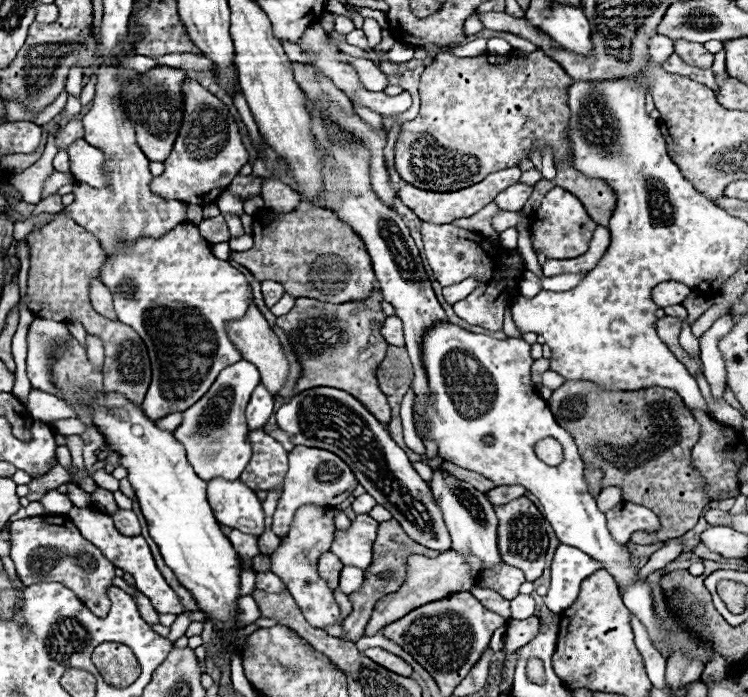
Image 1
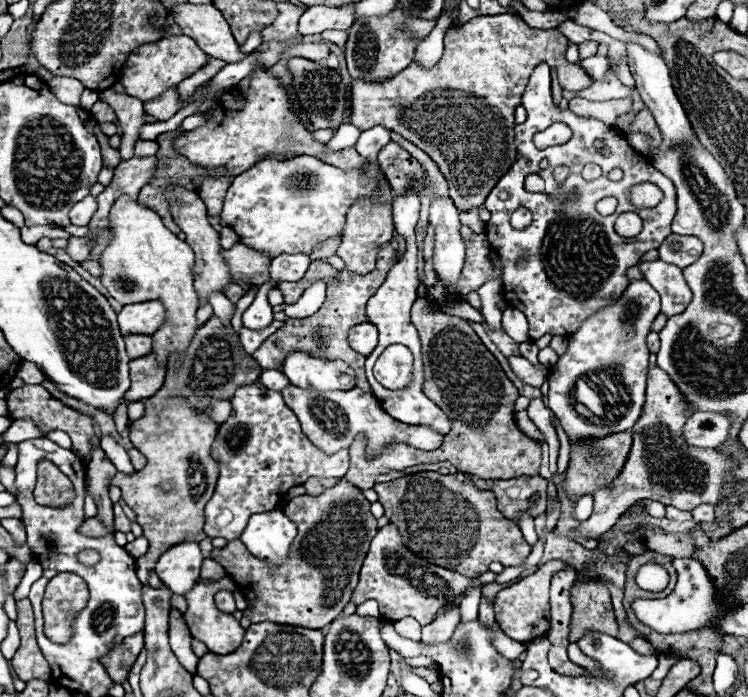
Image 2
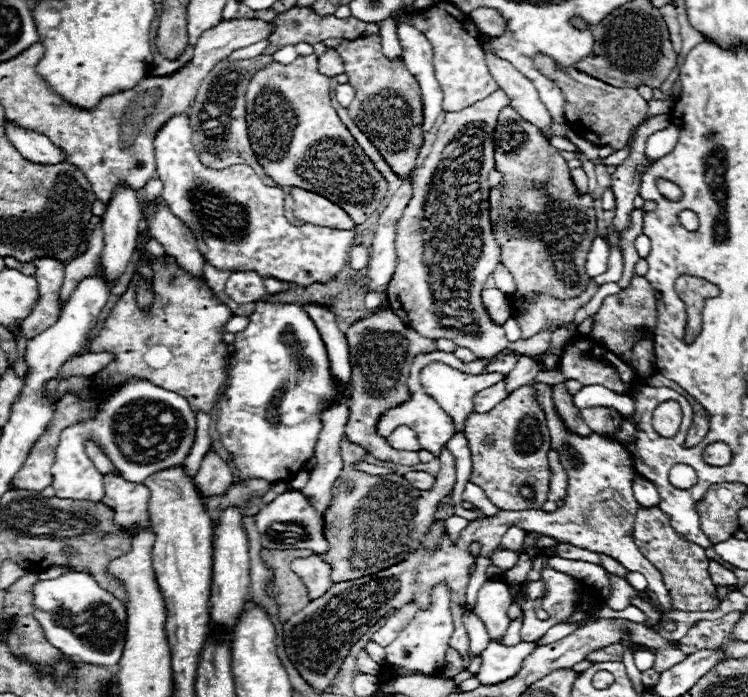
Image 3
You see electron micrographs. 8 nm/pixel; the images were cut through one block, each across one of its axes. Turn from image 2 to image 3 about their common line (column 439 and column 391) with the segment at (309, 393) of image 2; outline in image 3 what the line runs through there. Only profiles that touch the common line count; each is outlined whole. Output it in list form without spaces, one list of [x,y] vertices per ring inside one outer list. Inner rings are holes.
[[[398,426],[390,436],[388,436],[388,444],[392,448],[398,448],[398,450],[420,450],[420,444],[418,444],[418,436],[412,428],[408,426]]]

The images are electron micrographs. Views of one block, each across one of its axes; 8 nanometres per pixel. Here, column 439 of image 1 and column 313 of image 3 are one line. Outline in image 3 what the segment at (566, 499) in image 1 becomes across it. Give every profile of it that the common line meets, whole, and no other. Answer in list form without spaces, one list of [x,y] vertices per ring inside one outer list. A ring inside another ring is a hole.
[[[266,294],[262,300],[256,300],[256,308],[254,308],[254,314],[250,316],[250,324],[244,332],[238,332],[236,334],[236,342],[232,344],[232,354],[228,356],[228,388],[224,390],[222,398],[218,400],[216,408],[218,408],[218,434],[220,434],[220,442],[224,444],[224,448],[232,454],[238,470],[240,470],[240,476],[242,478],[264,478],[268,482],[278,482],[278,480],[290,480],[294,474],[298,474],[304,464],[314,456],[314,444],[318,440],[318,434],[320,434],[320,428],[322,428],[322,422],[320,422],[320,414],[324,410],[324,404],[330,396],[336,394],[336,388],[334,388],[334,382],[332,382],[332,376],[330,376],[330,366],[328,366],[328,354],[326,354],[326,348],[324,348],[324,342],[314,326],[314,322],[308,318],[308,314],[296,306],[296,304],[272,304],[270,302],[270,296],[272,294]]]

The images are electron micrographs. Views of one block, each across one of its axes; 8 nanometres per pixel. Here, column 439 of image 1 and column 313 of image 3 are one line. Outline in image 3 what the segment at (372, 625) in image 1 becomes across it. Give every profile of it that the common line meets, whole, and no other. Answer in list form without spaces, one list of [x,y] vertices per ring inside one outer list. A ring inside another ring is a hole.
[[[318,556],[298,558],[292,562],[292,568],[294,572],[298,572],[298,576],[302,576],[302,582],[306,584],[310,600],[316,600],[318,596],[322,596],[324,592],[332,588],[330,566],[324,560],[320,560]]]

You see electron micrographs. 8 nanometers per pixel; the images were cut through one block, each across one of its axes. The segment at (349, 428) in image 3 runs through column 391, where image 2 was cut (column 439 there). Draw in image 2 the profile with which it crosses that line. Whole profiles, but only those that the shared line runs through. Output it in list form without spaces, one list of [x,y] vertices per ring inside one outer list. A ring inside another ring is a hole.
[[[418,298],[412,306],[412,324],[416,326],[422,342],[424,394],[450,416],[452,428],[442,446],[434,452],[394,444],[374,460],[366,460],[366,440],[360,436],[350,446],[350,472],[346,472],[344,478],[360,490],[366,490],[376,484],[378,474],[436,462],[452,462],[460,472],[474,474],[482,480],[506,480],[538,474],[542,456],[540,444],[520,432],[514,422],[514,400],[520,394],[502,368],[498,374],[498,360],[486,350],[486,346],[482,348],[482,342],[470,324],[462,318],[442,314],[424,298]]]

